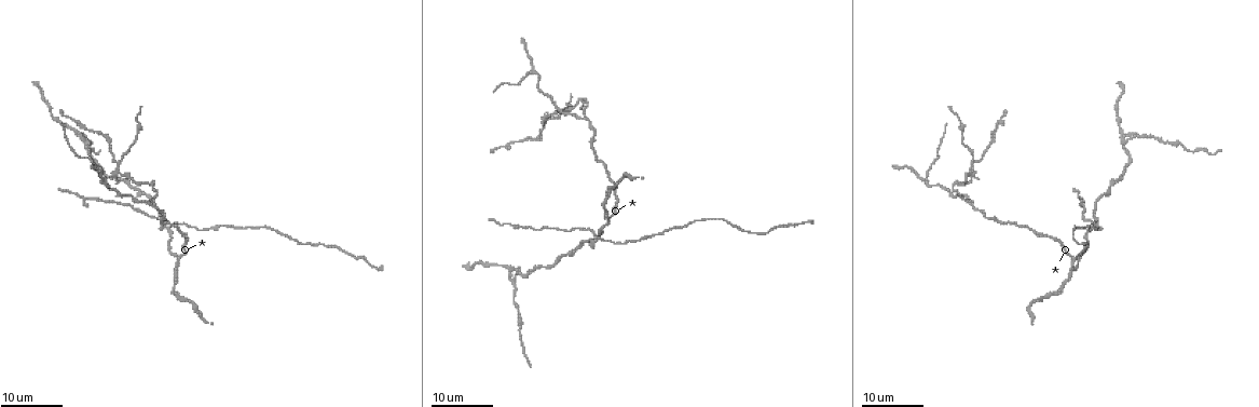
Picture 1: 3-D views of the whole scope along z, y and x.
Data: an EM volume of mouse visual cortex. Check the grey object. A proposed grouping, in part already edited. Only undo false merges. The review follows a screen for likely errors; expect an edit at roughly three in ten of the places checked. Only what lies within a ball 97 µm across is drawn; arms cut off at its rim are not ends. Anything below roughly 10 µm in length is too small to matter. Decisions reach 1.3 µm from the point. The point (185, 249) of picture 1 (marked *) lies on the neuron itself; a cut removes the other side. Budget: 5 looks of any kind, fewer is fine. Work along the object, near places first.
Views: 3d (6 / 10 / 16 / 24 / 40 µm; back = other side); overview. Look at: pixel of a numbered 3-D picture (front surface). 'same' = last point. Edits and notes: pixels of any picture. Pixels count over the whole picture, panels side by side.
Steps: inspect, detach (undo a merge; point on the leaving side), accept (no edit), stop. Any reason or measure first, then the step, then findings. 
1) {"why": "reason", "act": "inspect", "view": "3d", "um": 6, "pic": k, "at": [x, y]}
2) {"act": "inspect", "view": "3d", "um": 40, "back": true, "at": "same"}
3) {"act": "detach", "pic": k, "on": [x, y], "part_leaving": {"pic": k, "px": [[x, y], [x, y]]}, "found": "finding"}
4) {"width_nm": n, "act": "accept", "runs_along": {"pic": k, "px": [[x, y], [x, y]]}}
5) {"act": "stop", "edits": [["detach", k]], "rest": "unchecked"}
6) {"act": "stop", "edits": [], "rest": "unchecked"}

{"why": "three-way junction", "act": "inspect", "view": "3d", "um": 16, "pic": 1, "at": [609, 221]}

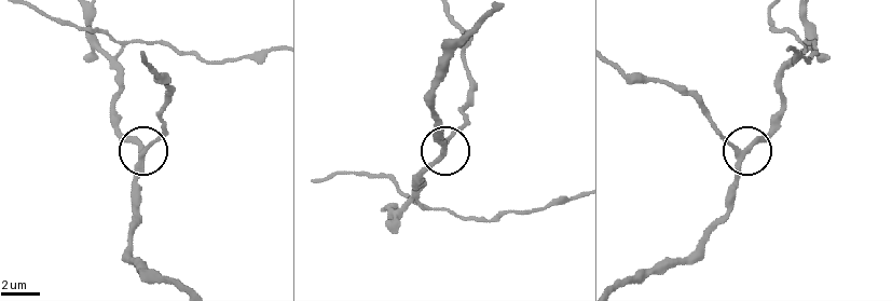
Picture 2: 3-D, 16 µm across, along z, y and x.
{"why": "zoom in", "act": "inspect", "view": "3d", "um": 6, "pic": 2, "at": [445, 151]}

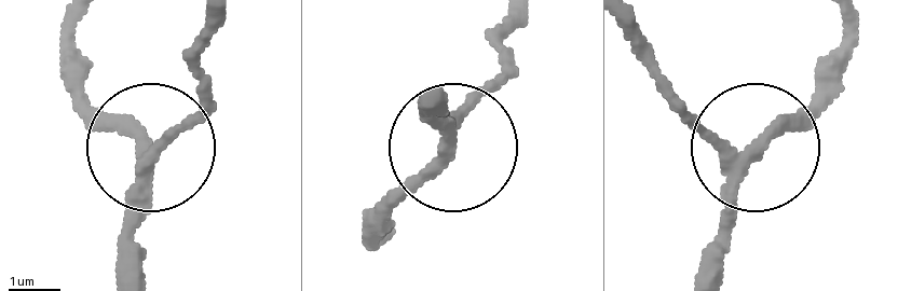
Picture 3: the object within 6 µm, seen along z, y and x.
{"width_nm": 260, "act": "accept", "runs_along": {"pic": 3, "px": [[205, 91], [154, 151], [141, 279]]}, "found": "all the same neuron"}

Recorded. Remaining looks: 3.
{"why": "looks like a crossing", "act": "inspect", "view": "3d", "um": 16, "pic": 1, "at": [597, 238]}

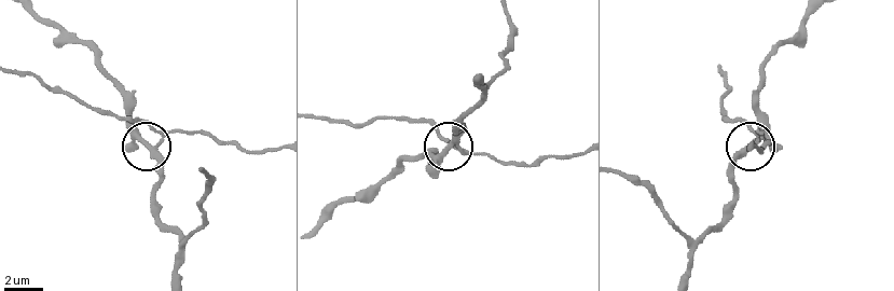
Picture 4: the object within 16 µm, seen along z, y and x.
{"act": "inspect", "view": "3d", "um": 6, "pic": 4, "at": [149, 147]}

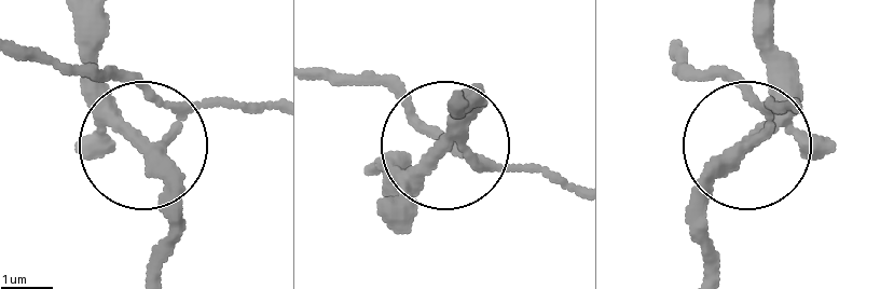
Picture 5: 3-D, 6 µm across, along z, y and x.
{"side_arm_um": 43, "act": "detach", "pic": 5, "on": [262, 105], "part_leaving": {"pic": 5, "px": [[192, 108], [265, 108]]}, "found": "a second neuron is stuck on"}

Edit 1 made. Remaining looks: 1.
{"act": "stop", "edits": [["detach", 5]], "rest": "unchecked"}

